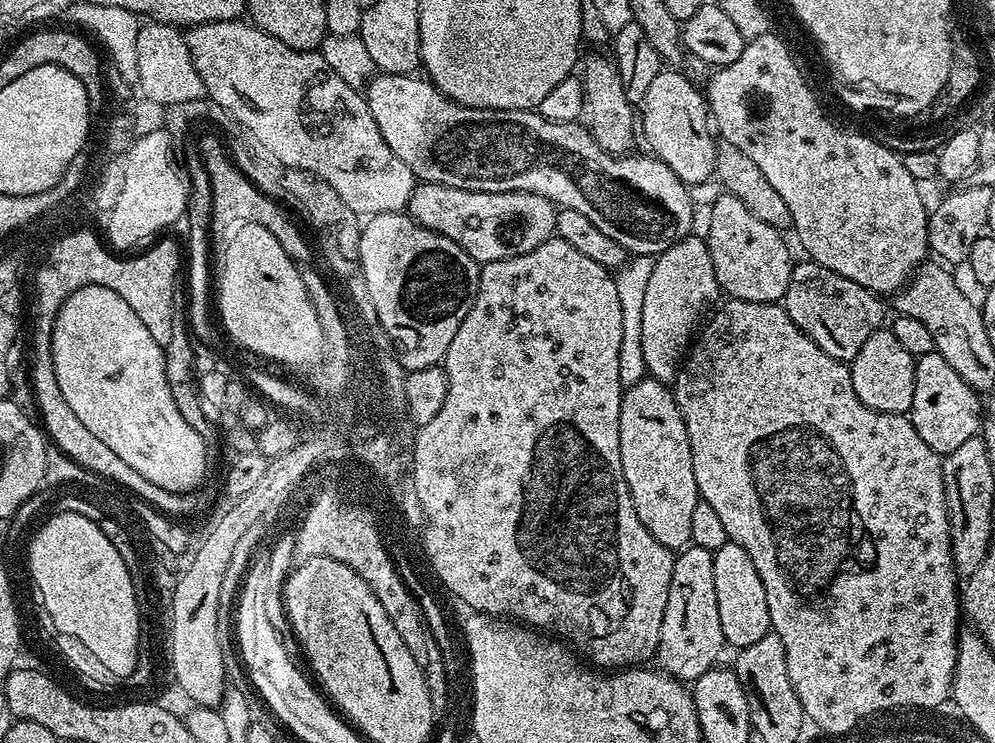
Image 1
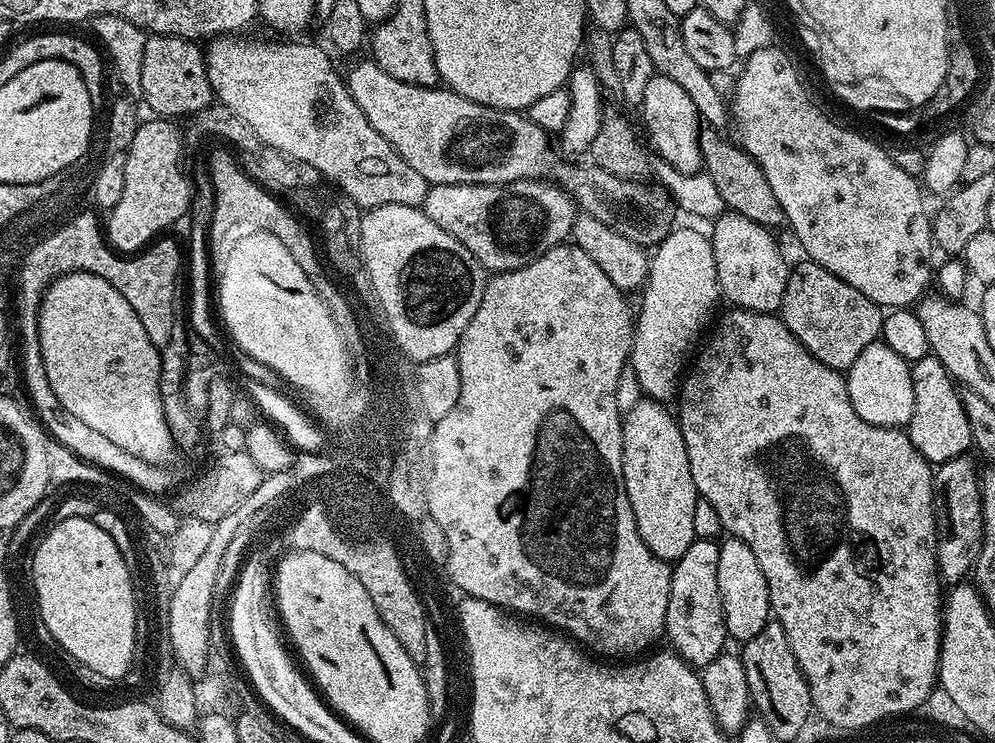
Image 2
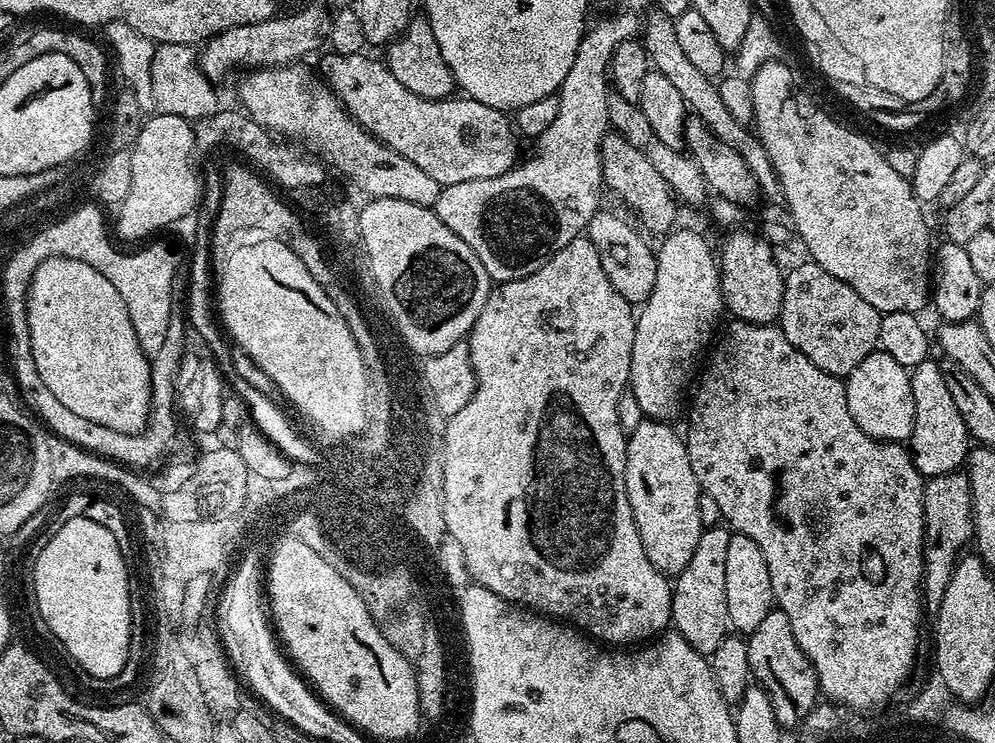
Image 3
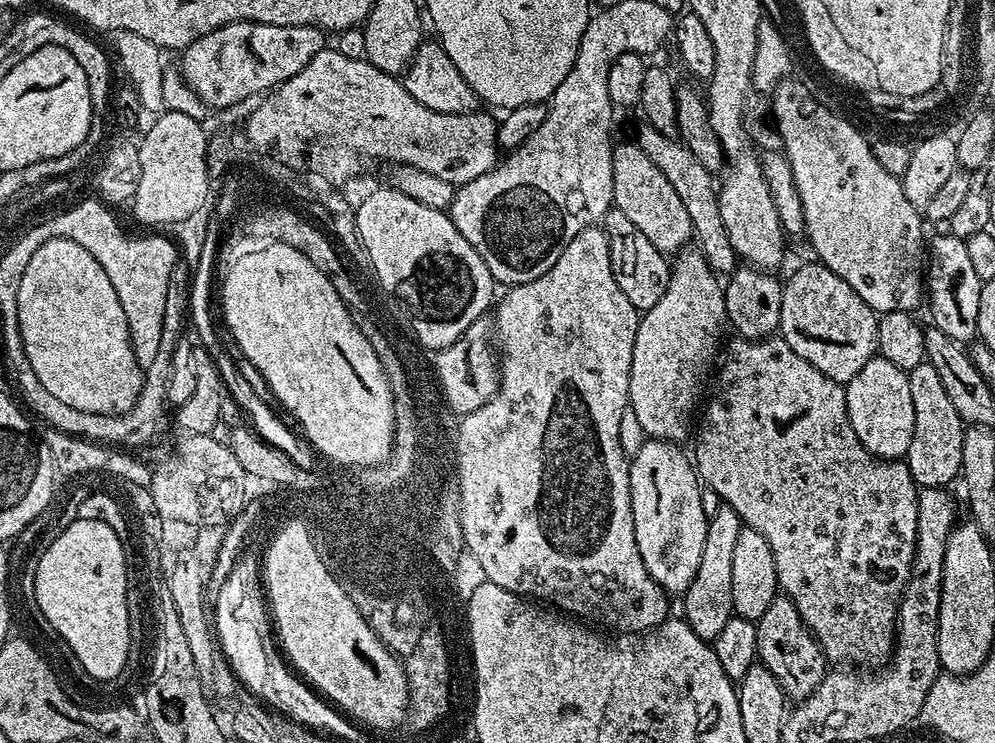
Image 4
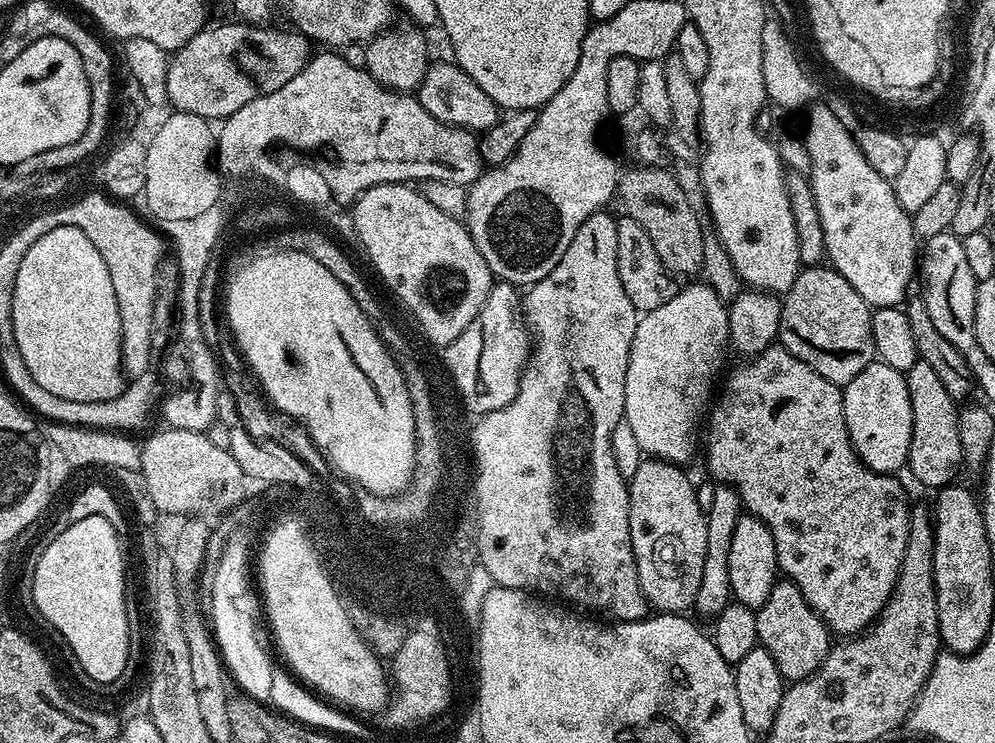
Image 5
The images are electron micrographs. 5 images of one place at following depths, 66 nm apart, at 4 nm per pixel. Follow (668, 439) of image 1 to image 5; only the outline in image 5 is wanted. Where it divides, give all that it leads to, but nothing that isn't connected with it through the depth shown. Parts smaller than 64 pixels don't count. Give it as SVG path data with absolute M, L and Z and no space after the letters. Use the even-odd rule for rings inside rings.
M655 458L641 459L638 470L628 480L628 517L630 542L636 559L638 582L644 597L657 613L687 613L696 603L698 586L702 586L702 566L706 566L706 522L708 517L690 477L679 464Z

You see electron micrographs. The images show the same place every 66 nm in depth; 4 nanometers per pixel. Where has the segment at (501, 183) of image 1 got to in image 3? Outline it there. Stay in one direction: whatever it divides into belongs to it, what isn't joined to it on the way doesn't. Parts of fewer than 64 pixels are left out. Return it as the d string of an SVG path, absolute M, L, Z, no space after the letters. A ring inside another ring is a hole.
M332 52L321 62L320 72L328 87L340 97L347 112L371 136L410 158L414 166L426 170L426 174L442 186L494 178L506 174L516 165L521 155L521 141L509 113L467 98L422 98L414 94L414 90L406 90L406 86L390 74L383 59L375 60L368 55L364 52Z

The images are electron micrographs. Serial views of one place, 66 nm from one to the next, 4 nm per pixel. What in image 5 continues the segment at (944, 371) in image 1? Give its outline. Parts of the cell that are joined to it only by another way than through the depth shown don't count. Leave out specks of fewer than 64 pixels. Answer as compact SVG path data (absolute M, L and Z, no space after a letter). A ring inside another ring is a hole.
M919 359L914 366L910 366L904 381L910 390L910 406L912 407L912 441L906 468L907 471L912 471L912 476L918 483L925 484L926 487L932 488L931 490L939 490L955 481L952 479L962 472L964 463L962 442L958 442L958 418L960 417L958 404L950 398L950 394L946 394L946 386L942 386L942 378L938 378L935 370L924 360Z

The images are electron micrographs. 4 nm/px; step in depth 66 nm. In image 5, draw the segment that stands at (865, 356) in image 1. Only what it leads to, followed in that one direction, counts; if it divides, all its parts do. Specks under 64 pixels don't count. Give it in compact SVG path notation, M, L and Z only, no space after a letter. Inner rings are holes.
M879 358L872 361L870 366L866 366L866 370L862 370L862 374L858 374L858 378L854 378L848 384L843 385L844 394L844 417L846 418L846 430L850 434L850 442L854 446L854 450L859 454L860 460L867 468L881 474L899 473L899 468L903 469L908 462L908 451L910 450L910 442L912 441L912 407L910 406L910 390L904 381L905 373L894 370L894 366L886 366Z

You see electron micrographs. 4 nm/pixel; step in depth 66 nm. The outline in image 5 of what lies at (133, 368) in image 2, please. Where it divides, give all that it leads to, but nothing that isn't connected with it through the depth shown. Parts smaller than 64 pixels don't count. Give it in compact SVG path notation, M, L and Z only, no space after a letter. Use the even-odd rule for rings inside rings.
M58 226L50 230L34 242L26 256L22 258L22 264L18 268L17 281L14 282L13 294L13 318L14 342L19 342L24 348L24 360L30 362L34 375L40 380L40 384L48 384L51 392L92 392L96 398L104 398L105 394L114 394L120 388L120 381L125 377L122 358L122 322L118 314L118 298L114 294L114 282L110 282L110 270L106 270L106 262L102 262L102 254L98 254L98 246L86 238L82 230L74 226Z

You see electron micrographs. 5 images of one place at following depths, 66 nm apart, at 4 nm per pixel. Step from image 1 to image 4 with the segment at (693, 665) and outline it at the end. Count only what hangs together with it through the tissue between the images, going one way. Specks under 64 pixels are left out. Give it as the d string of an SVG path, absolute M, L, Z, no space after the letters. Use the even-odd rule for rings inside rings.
M726 503L719 505L717 512L708 517L706 542L702 546L702 562L698 562L698 572L694 580L682 594L684 600L683 619L698 634L698 638L712 642L721 633L728 619L734 616L732 611L732 563L734 563L734 545L742 527L738 514Z

